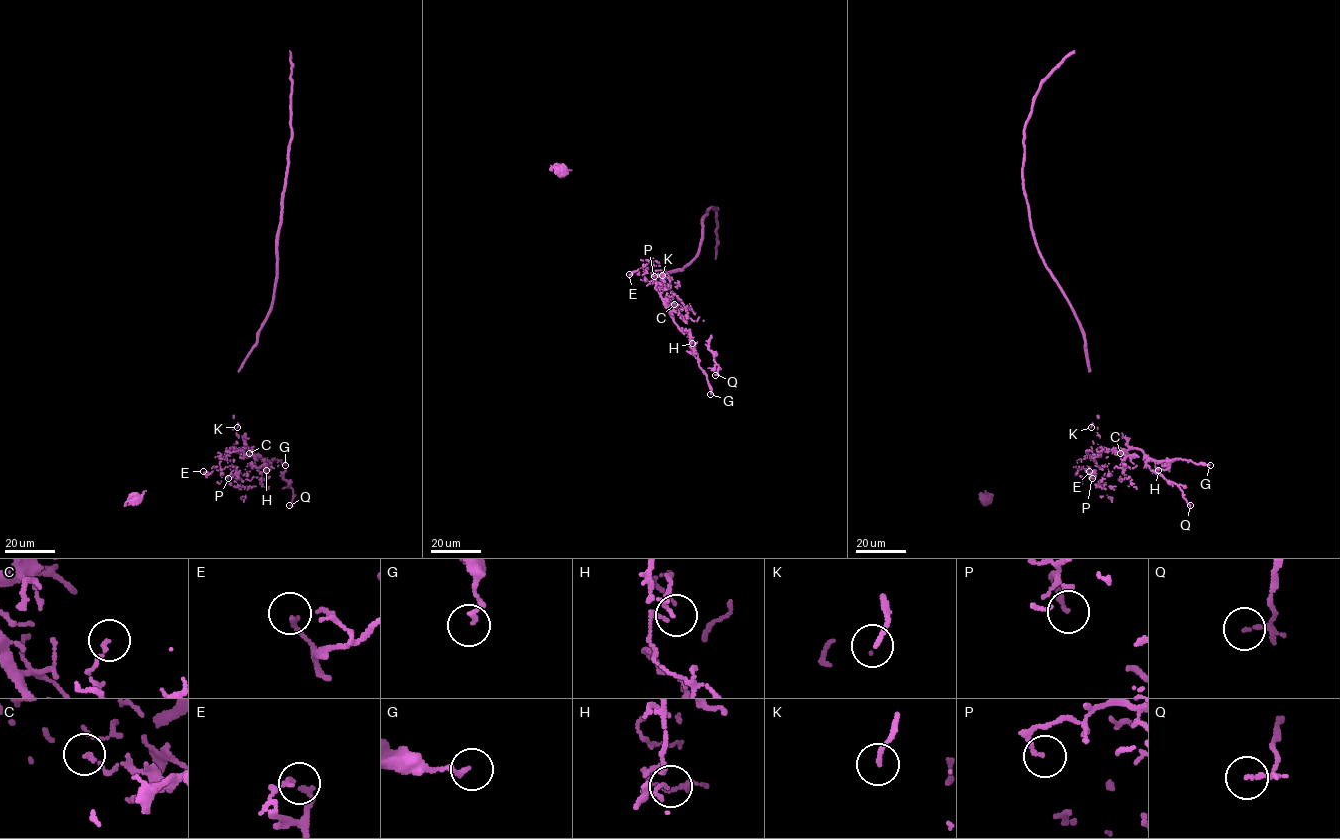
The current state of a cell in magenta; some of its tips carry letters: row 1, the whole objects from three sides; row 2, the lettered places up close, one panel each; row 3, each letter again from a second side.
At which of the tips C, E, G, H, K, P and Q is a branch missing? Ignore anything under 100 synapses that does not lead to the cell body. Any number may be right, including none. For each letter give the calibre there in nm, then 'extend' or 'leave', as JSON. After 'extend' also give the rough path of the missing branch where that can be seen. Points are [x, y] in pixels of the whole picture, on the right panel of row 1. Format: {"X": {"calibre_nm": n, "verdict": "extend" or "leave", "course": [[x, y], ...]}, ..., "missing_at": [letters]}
{"C": {"calibre_nm": 130, "verdict": "leave"}, "E": {"calibre_nm": 180, "verdict": "leave"}, "G": {"calibre_nm": 180, "verdict": "leave"}, "H": {"calibre_nm": 60, "verdict": "leave"}, "K": {"calibre_nm": 150, "verdict": "leave"}, "P": {"calibre_nm": 160, "verdict": "leave"}, "Q": {"calibre_nm": 90, "verdict": "leave"}, "missing_at": []}

